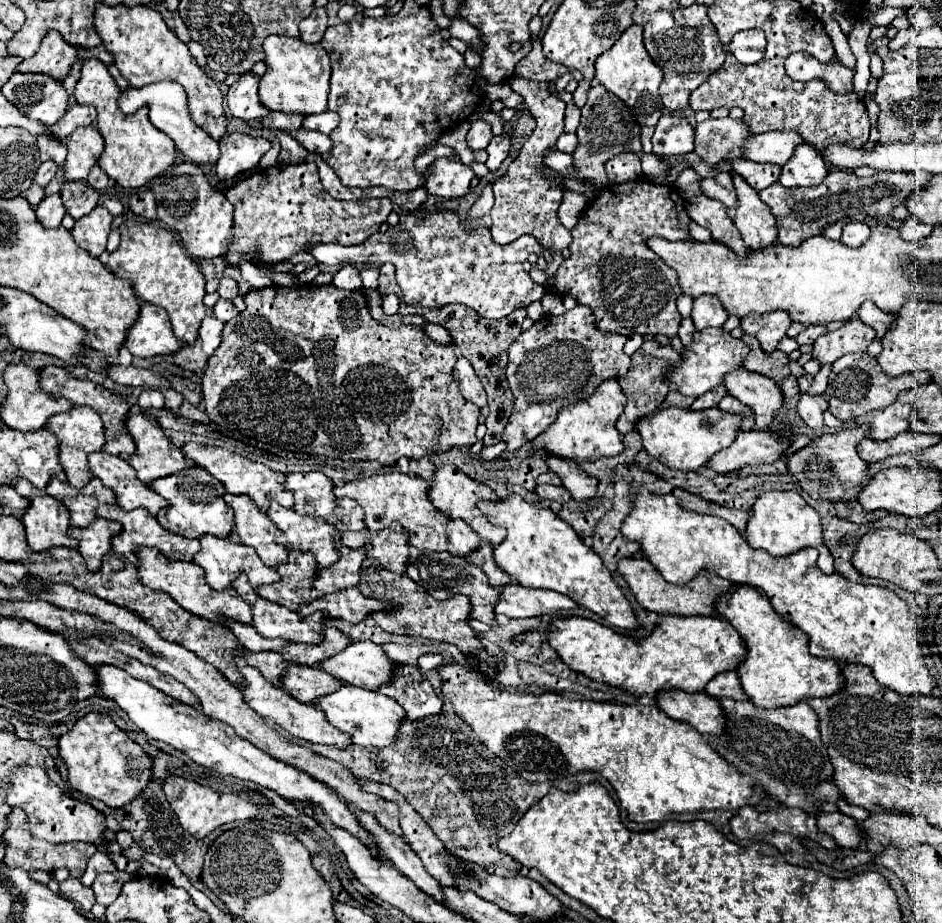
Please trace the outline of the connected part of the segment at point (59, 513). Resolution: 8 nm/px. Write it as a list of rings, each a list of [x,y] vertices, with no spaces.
[[[45,492],[33,494],[29,502],[31,504],[23,514],[23,524],[31,550],[43,552],[55,546],[77,548],[77,540],[67,538],[69,512],[63,502],[47,496]]]

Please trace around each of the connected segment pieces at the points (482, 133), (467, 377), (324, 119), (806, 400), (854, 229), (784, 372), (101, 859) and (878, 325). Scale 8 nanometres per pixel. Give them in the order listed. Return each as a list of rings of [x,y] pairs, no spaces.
[[[485,120],[471,122],[471,128],[467,132],[467,146],[473,152],[481,150],[481,148],[487,148],[487,144],[491,142],[491,138],[493,138],[493,130],[491,130],[489,122],[485,122]]]
[[[459,358],[459,360],[457,360],[457,364],[455,364],[455,368],[453,368],[453,378],[455,378],[455,382],[459,384],[461,394],[463,394],[469,402],[477,404],[479,408],[487,406],[487,394],[485,394],[485,390],[483,390],[483,386],[481,386],[481,380],[477,378],[477,374],[473,372],[473,368],[469,366],[469,362],[467,362],[465,358]]]
[[[333,112],[317,114],[317,118],[303,118],[303,128],[317,130],[317,132],[323,132],[323,134],[329,134],[331,130],[335,130],[337,124],[339,124],[339,118]]]
[[[807,392],[801,394],[799,404],[797,404],[799,416],[813,430],[823,426],[823,412],[825,412],[825,408],[827,408],[827,400],[823,396],[813,396],[813,394],[807,394]]]
[[[847,222],[843,226],[843,236],[841,236],[841,242],[845,246],[851,246],[851,248],[857,248],[861,244],[865,244],[869,240],[869,226],[865,222]]]
[[[745,334],[741,340],[749,346],[749,354],[747,354],[747,360],[743,366],[753,366],[753,372],[765,374],[771,380],[775,380],[777,384],[781,384],[781,380],[789,376],[789,366],[787,366],[789,358],[785,352],[775,350],[773,354],[765,354],[761,350],[759,342],[749,334]]]
[[[97,850],[97,852],[89,858],[89,862],[87,862],[87,870],[85,870],[81,882],[83,882],[85,886],[91,886],[93,880],[97,878],[97,874],[101,874],[101,872],[113,872],[113,870],[117,870],[117,868],[115,868],[115,864],[109,860],[109,856],[107,856],[105,852]]]
[[[865,302],[861,306],[861,310],[857,312],[857,316],[867,324],[871,326],[875,332],[877,332],[877,338],[883,338],[887,334],[887,330],[891,328],[891,324],[895,322],[897,316],[893,314],[885,314],[883,310],[879,310],[873,302]]]

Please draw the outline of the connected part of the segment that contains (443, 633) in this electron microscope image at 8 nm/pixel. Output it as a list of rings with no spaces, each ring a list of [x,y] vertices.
[[[371,566],[361,570],[361,584],[357,586],[365,596],[379,598],[389,604],[387,610],[373,612],[373,620],[387,632],[393,634],[409,634],[409,636],[423,636],[429,640],[439,640],[439,642],[451,642],[457,644],[463,654],[473,654],[481,656],[483,646],[477,640],[477,634],[465,624],[469,618],[469,600],[461,594],[453,594],[447,600],[435,600],[429,592],[421,590],[409,576],[405,574],[395,574],[389,572],[381,566]]]

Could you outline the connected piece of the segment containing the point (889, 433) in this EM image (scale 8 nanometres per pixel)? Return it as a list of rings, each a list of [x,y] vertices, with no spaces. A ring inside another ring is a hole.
[[[901,392],[897,400],[881,410],[873,410],[857,416],[857,424],[871,424],[871,438],[889,440],[899,432],[909,430],[911,424],[911,404],[907,400],[907,392]]]

